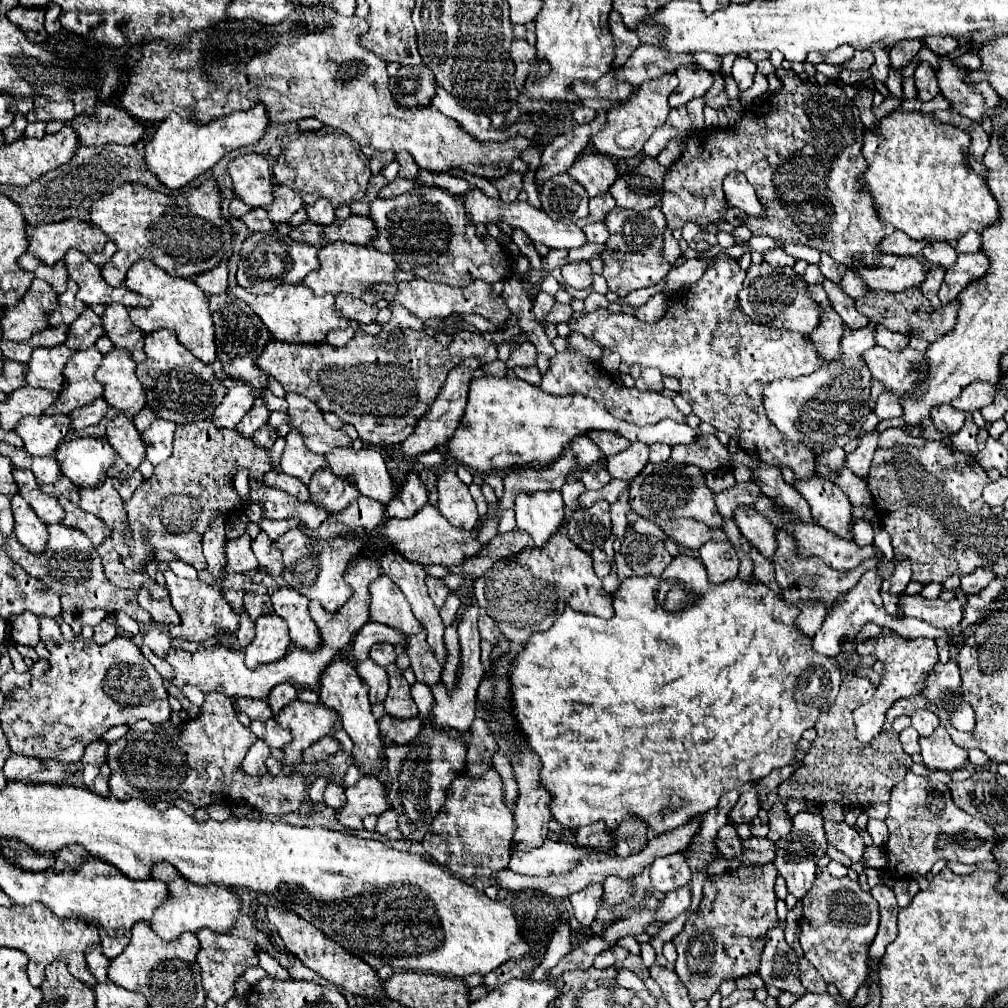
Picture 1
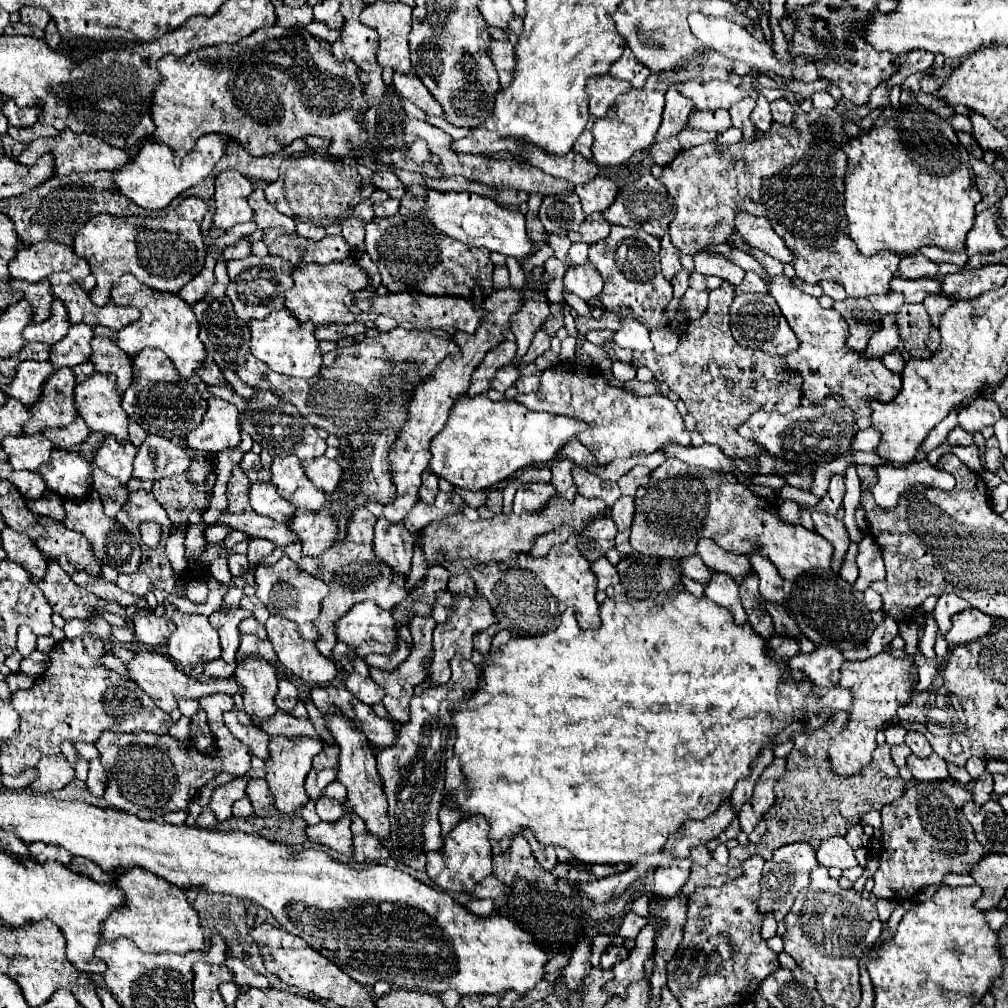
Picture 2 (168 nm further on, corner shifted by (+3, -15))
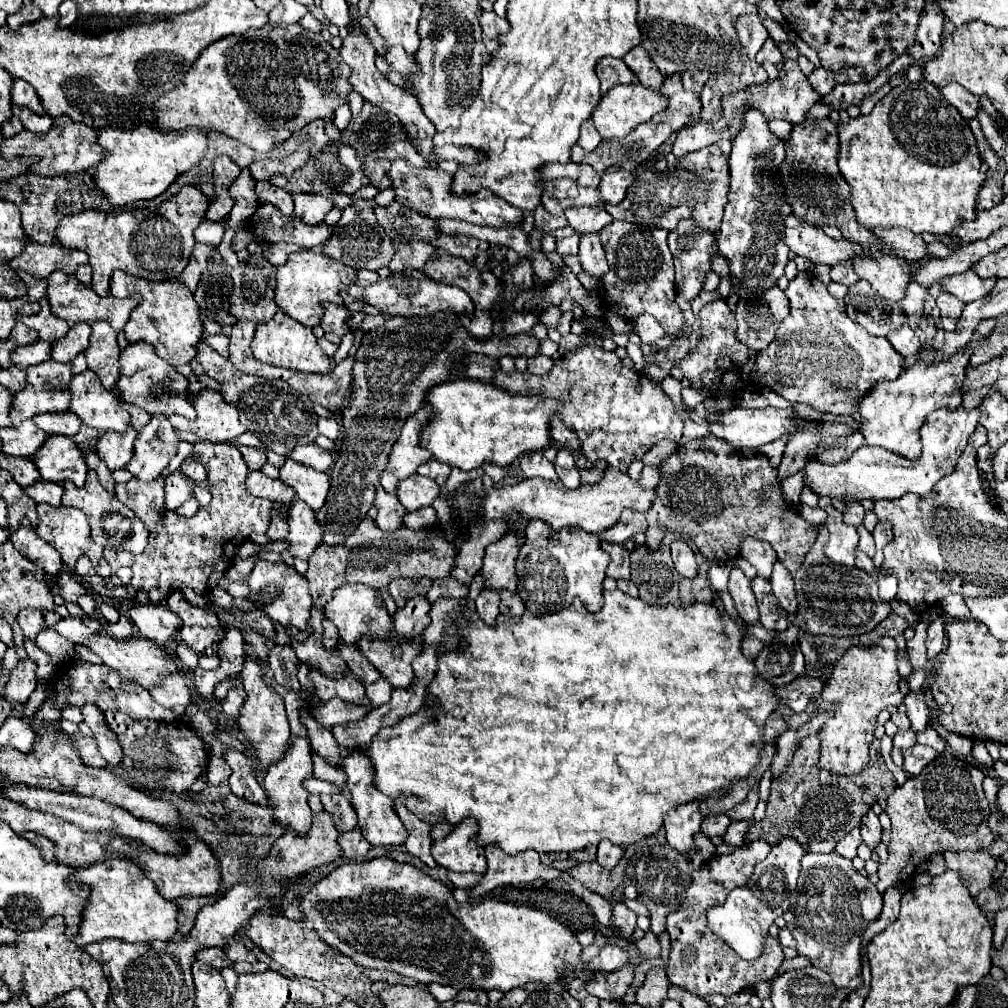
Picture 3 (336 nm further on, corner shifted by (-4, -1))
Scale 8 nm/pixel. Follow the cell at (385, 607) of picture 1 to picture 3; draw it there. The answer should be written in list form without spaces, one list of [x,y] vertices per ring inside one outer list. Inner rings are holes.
[[[342,585],[342,589],[336,589],[332,601],[324,605],[324,615],[338,627],[342,643],[356,643],[362,633],[386,637],[392,631],[392,617],[382,607],[376,589],[368,589],[364,585]]]

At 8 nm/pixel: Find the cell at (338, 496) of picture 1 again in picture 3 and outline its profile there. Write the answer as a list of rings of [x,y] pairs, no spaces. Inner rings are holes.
[[[292,501],[288,509],[288,525],[288,551],[292,553],[292,557],[308,559],[312,551],[322,543],[322,527],[318,525],[308,505],[304,505],[304,501]]]

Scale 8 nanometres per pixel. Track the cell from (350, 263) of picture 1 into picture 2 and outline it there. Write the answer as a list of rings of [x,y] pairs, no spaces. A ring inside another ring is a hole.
[[[329,263],[329,265],[307,265],[307,267],[297,267],[293,271],[293,281],[295,287],[285,293],[285,307],[297,315],[297,319],[305,321],[311,319],[315,325],[325,325],[325,323],[349,323],[353,321],[353,313],[345,307],[343,299],[359,289],[369,287],[369,275],[363,271],[357,263]]]

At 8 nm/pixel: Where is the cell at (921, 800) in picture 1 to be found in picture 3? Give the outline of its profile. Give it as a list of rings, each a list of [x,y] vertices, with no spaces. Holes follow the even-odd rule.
[[[940,753],[918,777],[906,779],[906,783],[896,787],[886,799],[884,811],[892,821],[892,837],[888,845],[888,861],[878,869],[880,881],[876,883],[876,889],[880,893],[898,881],[910,879],[916,873],[916,867],[926,863],[934,851],[980,851],[994,839],[988,829],[990,807],[982,791],[984,773],[978,767],[972,771],[972,765],[966,759],[952,753]],[[918,777],[928,777],[928,781]]]

